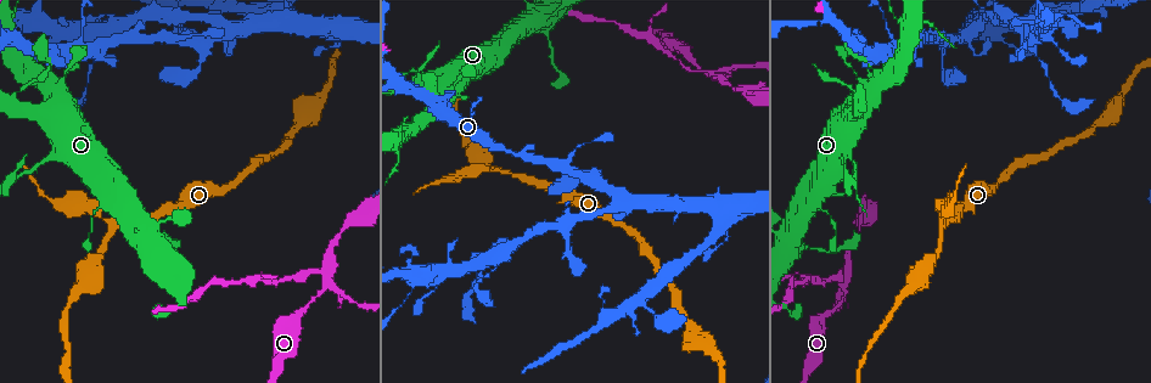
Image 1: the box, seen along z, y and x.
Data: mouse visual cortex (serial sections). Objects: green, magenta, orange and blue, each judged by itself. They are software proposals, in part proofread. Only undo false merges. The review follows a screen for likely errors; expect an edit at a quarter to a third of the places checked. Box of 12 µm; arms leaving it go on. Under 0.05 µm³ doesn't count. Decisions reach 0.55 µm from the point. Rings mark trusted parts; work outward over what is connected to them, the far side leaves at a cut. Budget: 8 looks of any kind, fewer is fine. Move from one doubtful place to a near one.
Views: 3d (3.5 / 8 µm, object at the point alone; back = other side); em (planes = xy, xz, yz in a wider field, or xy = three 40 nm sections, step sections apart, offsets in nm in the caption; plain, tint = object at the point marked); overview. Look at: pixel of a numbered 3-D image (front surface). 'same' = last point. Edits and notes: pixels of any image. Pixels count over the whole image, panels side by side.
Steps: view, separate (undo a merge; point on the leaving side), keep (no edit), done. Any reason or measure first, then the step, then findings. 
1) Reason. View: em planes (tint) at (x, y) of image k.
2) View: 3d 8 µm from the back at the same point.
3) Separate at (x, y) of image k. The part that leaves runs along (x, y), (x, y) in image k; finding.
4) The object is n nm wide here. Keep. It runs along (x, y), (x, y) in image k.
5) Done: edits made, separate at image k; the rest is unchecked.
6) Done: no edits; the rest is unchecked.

Arms part here. View: 3d 3.5 µm at (57, 150) of image 1.

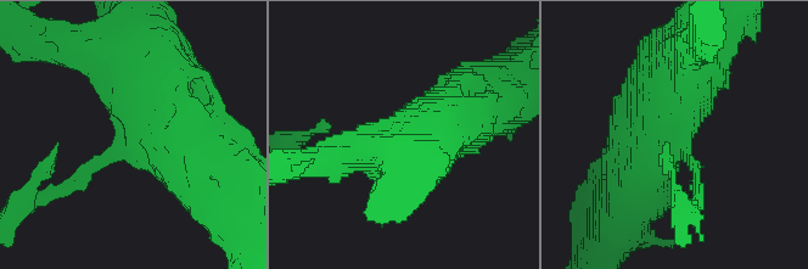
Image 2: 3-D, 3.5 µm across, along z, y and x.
Shape alone is not enough. View: em planes (tint) at (133, 140) of image 2.

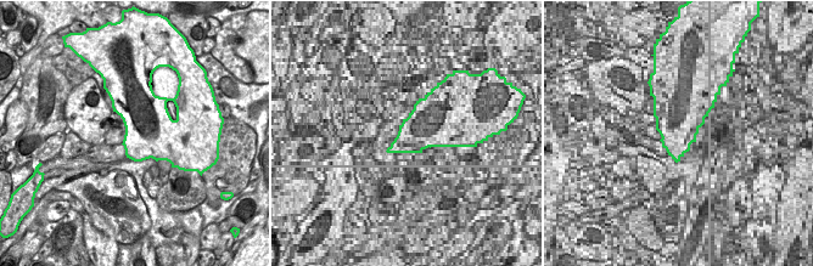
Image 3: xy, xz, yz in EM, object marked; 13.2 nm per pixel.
Separate at (61, 188) of image 2. The part that leaves runs along (94, 167), (29, 205) in image 2; two cells meet here.

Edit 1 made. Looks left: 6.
View: overview.

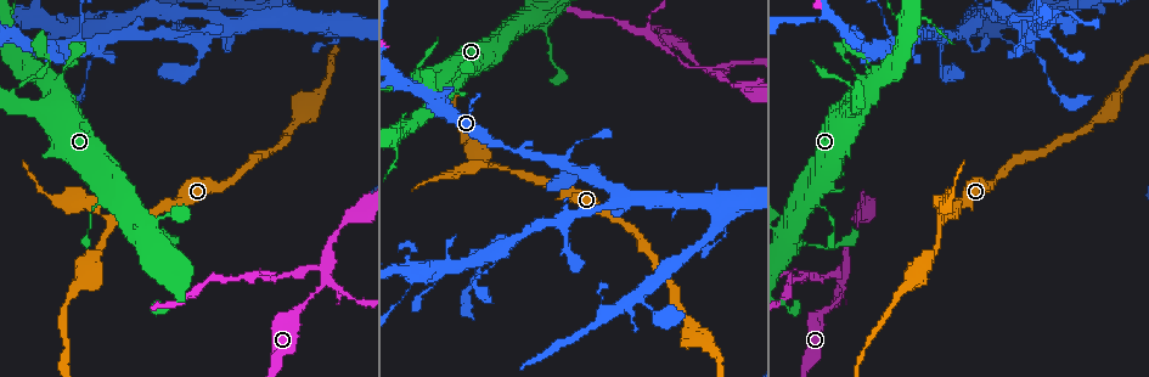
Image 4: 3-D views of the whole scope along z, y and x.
Four-way junction. View: 3d 8 µm at (408, 262) of image 4.

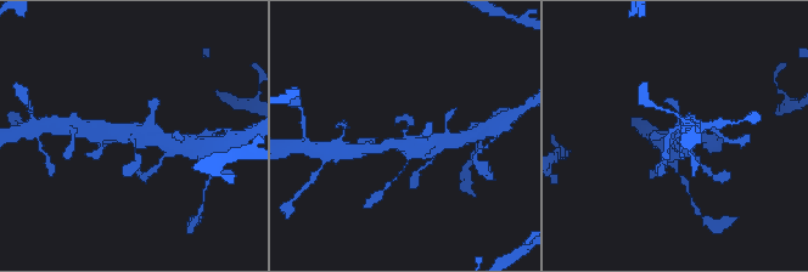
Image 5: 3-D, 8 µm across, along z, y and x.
Zoom in. View: 3d 3.5 µm at (406, 137) of image 5.

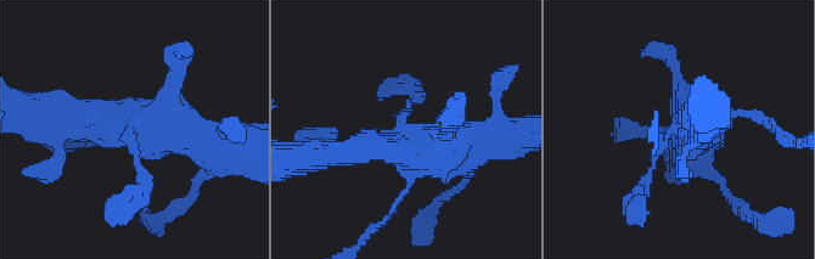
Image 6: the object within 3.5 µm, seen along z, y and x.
Keep. One cell here.

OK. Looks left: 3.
Four or more arms meet. View: 3d 3.5 µm at (325, 273) of image 4.

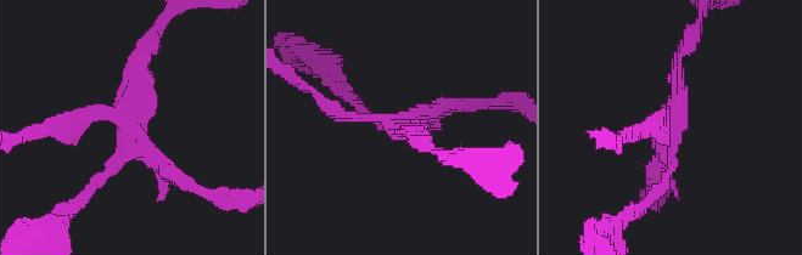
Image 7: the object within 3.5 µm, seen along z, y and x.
4 arms meet here; the arms are 150, 150, 200, 200 nm wide; now the EM. View: em xy step 1 (tint) at (126, 123) of image 7.

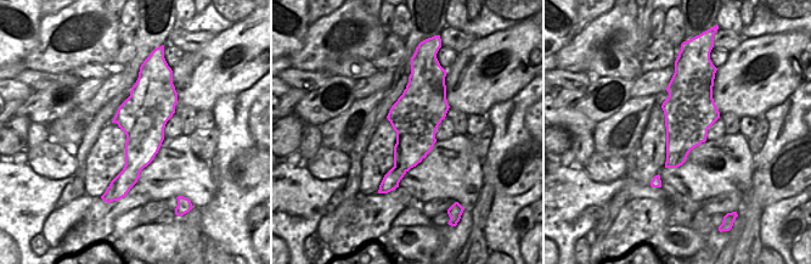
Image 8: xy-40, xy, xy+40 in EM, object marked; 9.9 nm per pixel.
Separate at (72, 130) of image 7. A second cell is stuck on.

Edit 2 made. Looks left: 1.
Done: edits made, separate at image 2, separate at image 7; the rest is unchecked.

